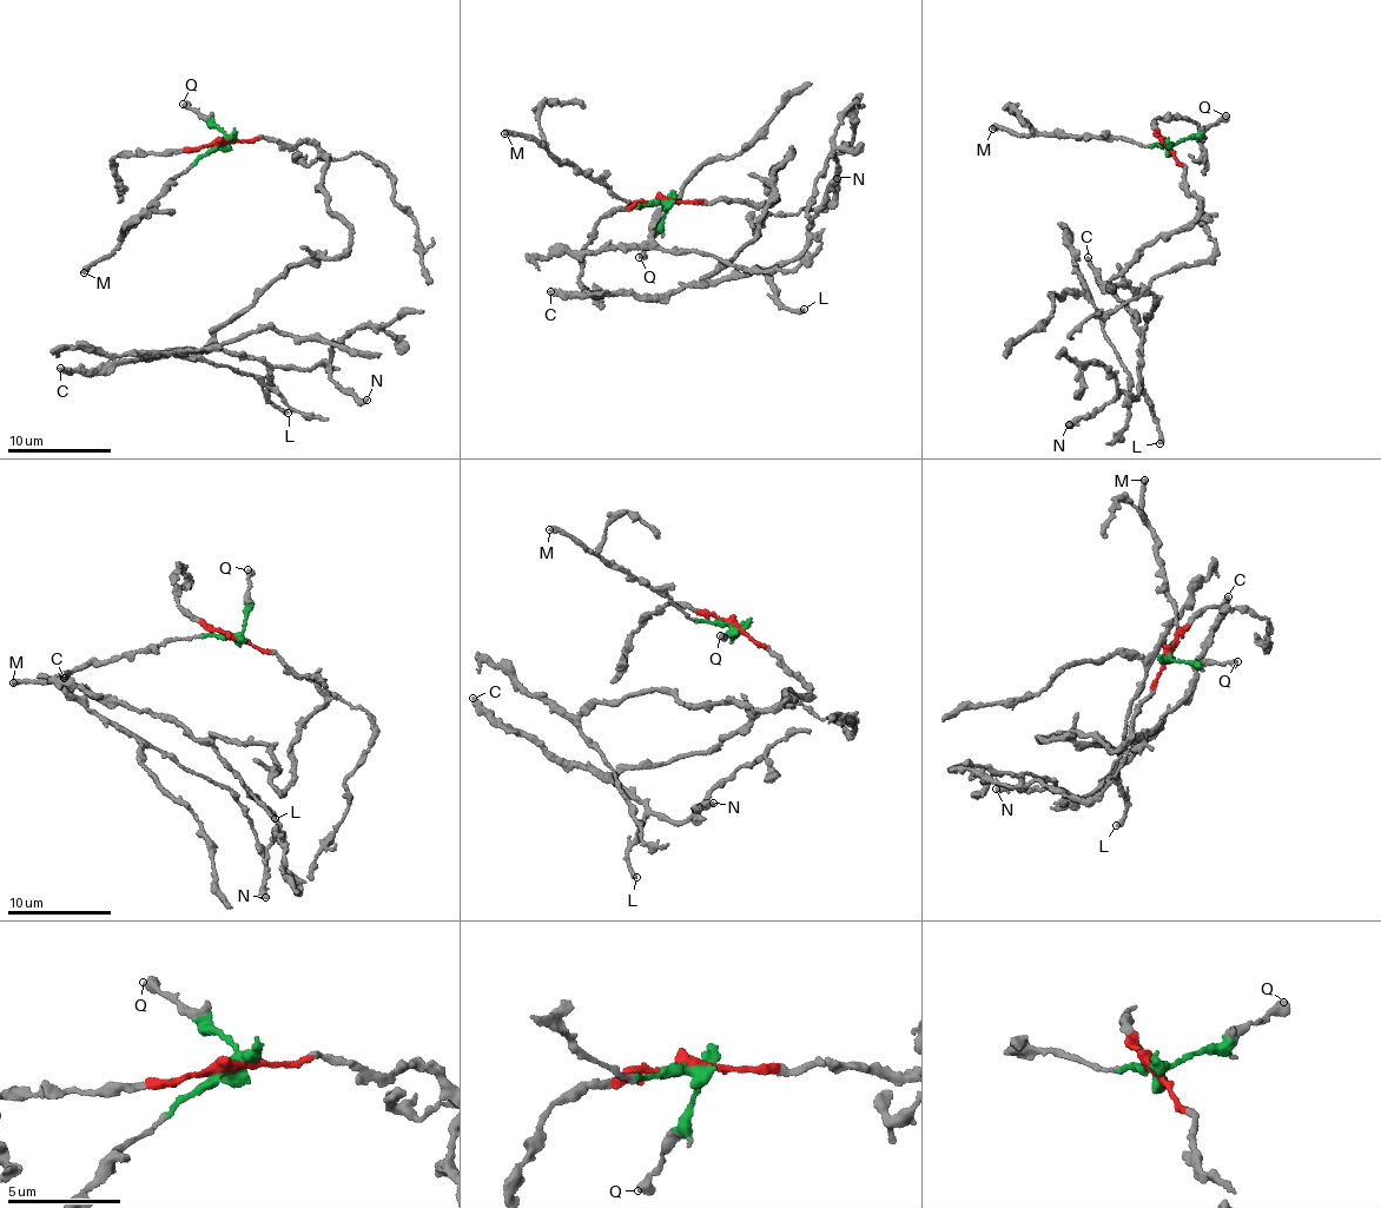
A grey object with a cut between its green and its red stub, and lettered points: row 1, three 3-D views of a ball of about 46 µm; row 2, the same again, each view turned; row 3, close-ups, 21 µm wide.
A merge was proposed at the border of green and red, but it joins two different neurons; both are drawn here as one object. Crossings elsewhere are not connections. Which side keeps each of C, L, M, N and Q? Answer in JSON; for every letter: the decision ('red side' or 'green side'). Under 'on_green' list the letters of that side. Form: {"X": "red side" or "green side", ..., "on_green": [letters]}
{"C": "red side", "L": "red side", "M": "green side", "N": "red side", "Q": "green side", "on_green": ["M", "Q"]}

